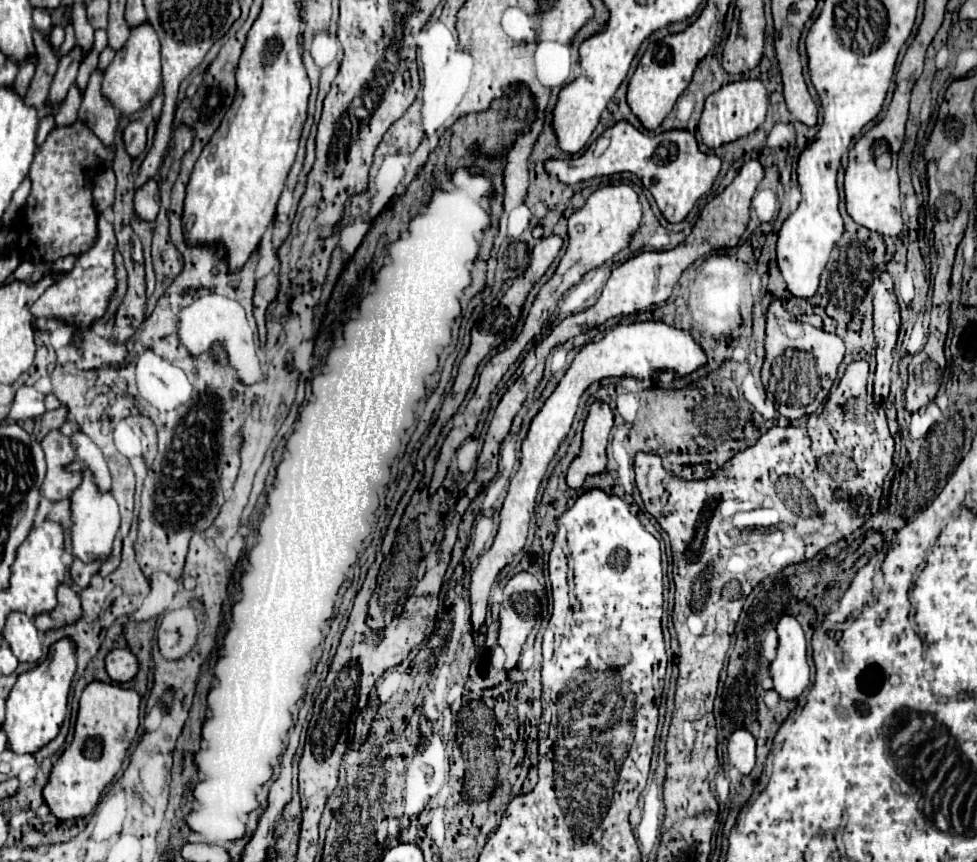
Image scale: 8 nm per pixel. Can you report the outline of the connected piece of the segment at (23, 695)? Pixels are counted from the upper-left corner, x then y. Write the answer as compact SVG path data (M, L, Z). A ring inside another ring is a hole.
M70 638L54 642L48 650L48 656L32 670L22 672L8 696L6 702L6 720L4 730L8 734L8 744L14 752L26 754L36 752L46 746L56 734L66 716L66 702L70 692L70 682L76 672L76 646Z

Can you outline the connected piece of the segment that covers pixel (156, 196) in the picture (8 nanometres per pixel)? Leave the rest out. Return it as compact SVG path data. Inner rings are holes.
M148 180L134 196L134 210L138 218L154 222L158 210L160 210L160 192L156 180Z

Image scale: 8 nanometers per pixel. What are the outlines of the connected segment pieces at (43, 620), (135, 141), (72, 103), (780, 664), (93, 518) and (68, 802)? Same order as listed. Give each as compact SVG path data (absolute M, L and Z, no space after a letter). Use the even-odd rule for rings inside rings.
M60 584L56 596L58 596L58 604L52 612L44 612L40 616L34 616L34 624L40 632L46 632L50 628L58 628L62 624L74 622L80 616L80 598L70 586Z
M134 120L132 124L128 124L128 128L124 128L124 144L126 144L126 152L136 158L138 154L144 152L146 148L146 124L142 120Z
M72 84L72 88L70 88L68 94L66 94L66 98L60 102L60 108L58 108L58 112L56 112L56 124L58 124L58 126L72 124L72 122L78 118L80 102L82 102L80 88L78 88L76 84Z
M782 616L778 626L778 654L770 664L774 690L782 700L798 698L810 684L810 666L806 656L806 638L794 616Z
M76 460L66 466L68 472L80 474L82 480L80 484L72 490L70 494L70 512L72 512L72 554L80 558L82 562L92 562L92 560L106 560L112 550L112 540L118 532L120 526L120 514L118 514L118 504L112 496L112 492L102 492L94 480L92 470Z
M90 682L84 688L80 696L74 738L66 746L62 756L54 762L48 782L42 790L42 798L56 818L68 820L78 816L88 816L94 812L102 790L120 770L124 754L136 734L138 714L140 714L138 708L140 708L140 696L130 688L104 682Z

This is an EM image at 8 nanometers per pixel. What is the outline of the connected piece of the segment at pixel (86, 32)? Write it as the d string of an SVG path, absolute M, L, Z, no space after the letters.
M84 2L74 4L72 24L74 24L74 30L76 30L78 44L84 48L84 52L88 52L92 48L92 42L94 42L94 28L90 26L90 22L86 18L86 4Z

